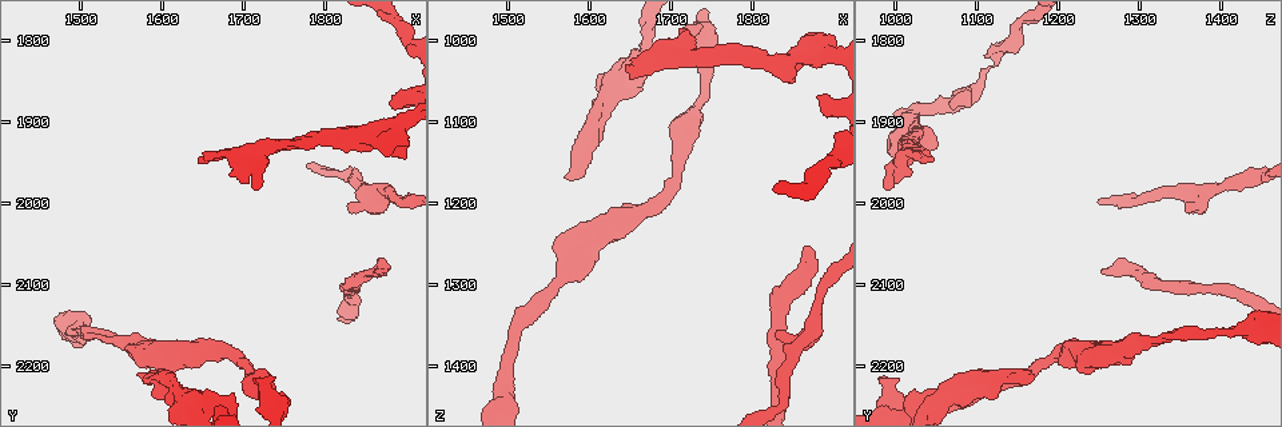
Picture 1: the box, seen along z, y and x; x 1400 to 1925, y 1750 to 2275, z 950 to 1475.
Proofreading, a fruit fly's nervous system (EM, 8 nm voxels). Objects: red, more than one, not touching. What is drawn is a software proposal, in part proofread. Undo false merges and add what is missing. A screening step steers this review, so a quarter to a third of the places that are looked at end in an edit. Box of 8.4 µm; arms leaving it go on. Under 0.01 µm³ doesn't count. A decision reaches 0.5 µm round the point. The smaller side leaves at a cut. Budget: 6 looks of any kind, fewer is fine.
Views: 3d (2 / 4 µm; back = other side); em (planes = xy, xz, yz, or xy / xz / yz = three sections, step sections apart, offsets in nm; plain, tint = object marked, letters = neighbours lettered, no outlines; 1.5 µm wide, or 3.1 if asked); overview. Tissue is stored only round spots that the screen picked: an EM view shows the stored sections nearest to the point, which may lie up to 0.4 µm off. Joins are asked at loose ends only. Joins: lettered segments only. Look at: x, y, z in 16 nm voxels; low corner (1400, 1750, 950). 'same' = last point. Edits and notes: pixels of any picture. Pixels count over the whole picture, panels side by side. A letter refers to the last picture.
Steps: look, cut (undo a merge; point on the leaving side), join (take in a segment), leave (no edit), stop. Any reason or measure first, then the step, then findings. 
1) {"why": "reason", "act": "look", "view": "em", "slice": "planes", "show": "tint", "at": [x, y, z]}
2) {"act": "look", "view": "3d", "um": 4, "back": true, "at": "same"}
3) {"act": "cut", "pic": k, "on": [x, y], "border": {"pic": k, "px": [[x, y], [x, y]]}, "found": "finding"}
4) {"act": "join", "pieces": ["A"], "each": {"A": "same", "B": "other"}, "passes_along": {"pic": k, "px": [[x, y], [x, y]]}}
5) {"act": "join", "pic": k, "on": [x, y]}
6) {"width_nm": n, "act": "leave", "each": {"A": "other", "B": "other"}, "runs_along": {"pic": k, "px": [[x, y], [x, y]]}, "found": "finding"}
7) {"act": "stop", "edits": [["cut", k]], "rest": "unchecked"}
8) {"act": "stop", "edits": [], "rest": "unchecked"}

{"why": "an open end", "act": "look", "view": "3d", "um": 4, "at": [1565, 2210, 1170]}

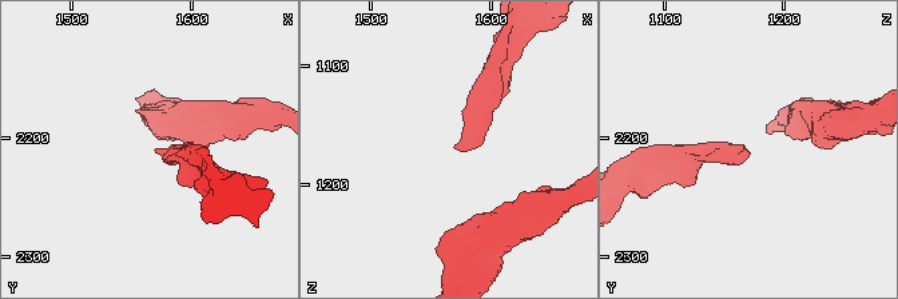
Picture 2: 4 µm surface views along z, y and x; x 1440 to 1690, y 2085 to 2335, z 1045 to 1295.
{"why": "need the tissue", "act": "look", "view": "em", "slice": "xz", "step": 4, "show": "letters", "at": [1568, 2212, 1166]}

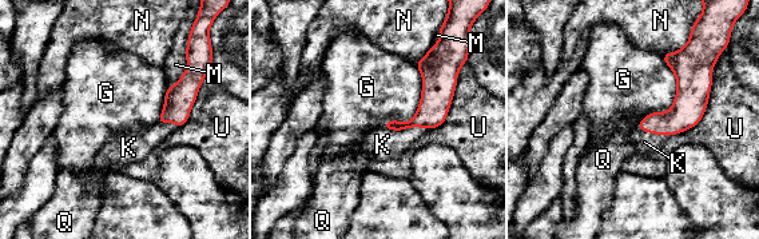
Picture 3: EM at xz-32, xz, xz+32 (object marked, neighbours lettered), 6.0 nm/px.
{"longest_contact_nm": ["U", 460], "act": "join", "pieces": ["K"], "each": {"G": "other", "K": "same", "M": "other", "N": "other", "Q": "other", "U": "other"}, "found": "the cell continues"}

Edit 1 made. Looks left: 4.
{"act": "look", "view": "overview"}

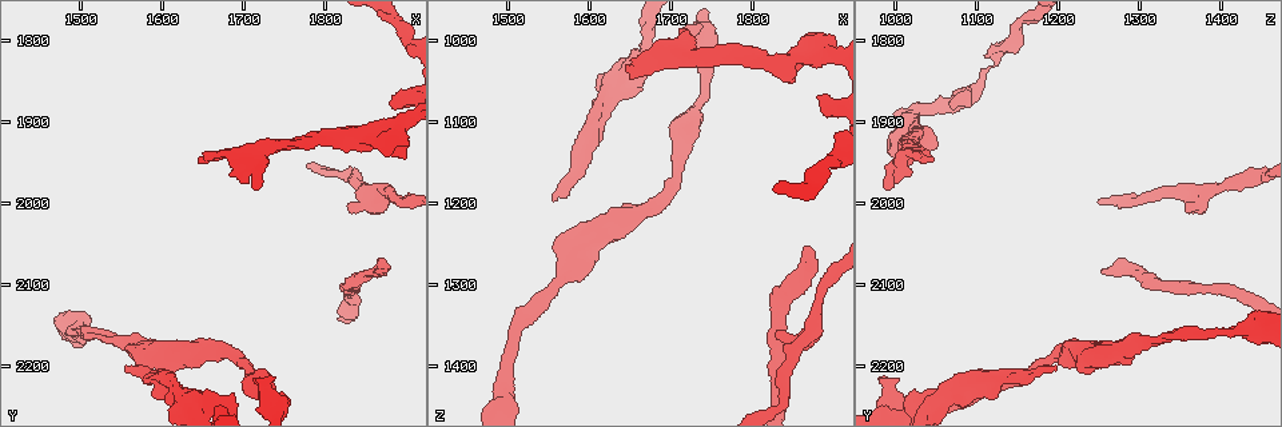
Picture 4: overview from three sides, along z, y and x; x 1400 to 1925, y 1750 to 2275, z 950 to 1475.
{"why": "free end", "act": "look", "view": "em", "slice": "planes", "show": "letters", "at": [1840, 2010, 1355]}

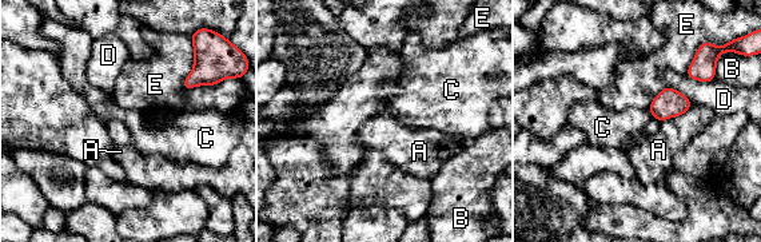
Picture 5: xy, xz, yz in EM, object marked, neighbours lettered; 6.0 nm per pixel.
{"width_nm": 150, "act": "leave", "each": {"A": "other", "B": "other", "C": "other", "D": "other", "E": "other"}, "border": {"pic": 5, "px": [[648, 110], [652, 115]]}, "found": "none of them fits"}

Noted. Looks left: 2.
{"act": "stop", "edits": [["join", 3]], "rest": "unchecked"}

